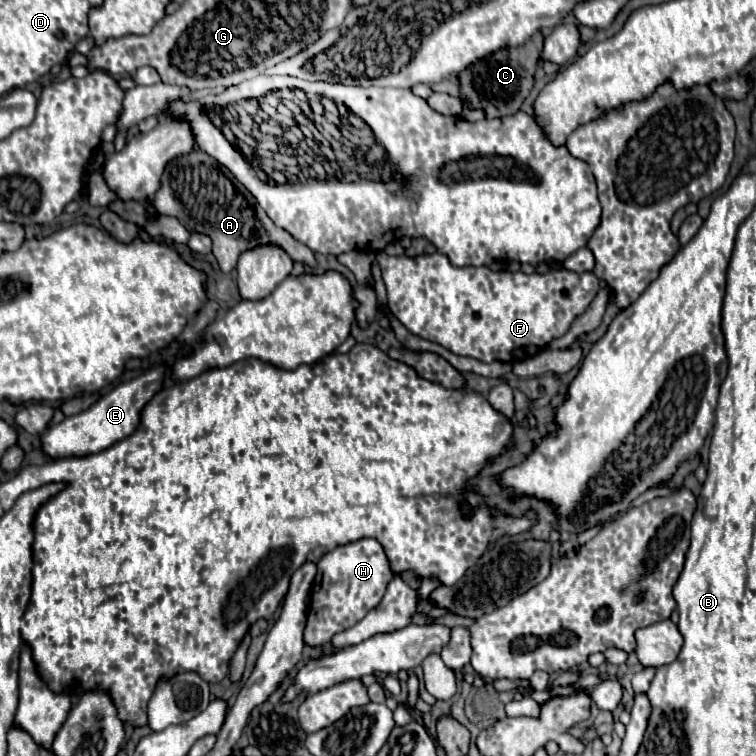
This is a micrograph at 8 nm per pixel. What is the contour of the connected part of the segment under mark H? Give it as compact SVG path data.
M362 538L344 546L336 546L318 562L318 576L312 586L308 620L304 628L304 642L312 648L326 646L340 630L352 628L360 618L380 604L388 582L396 574L390 568L388 556L376 538Z

